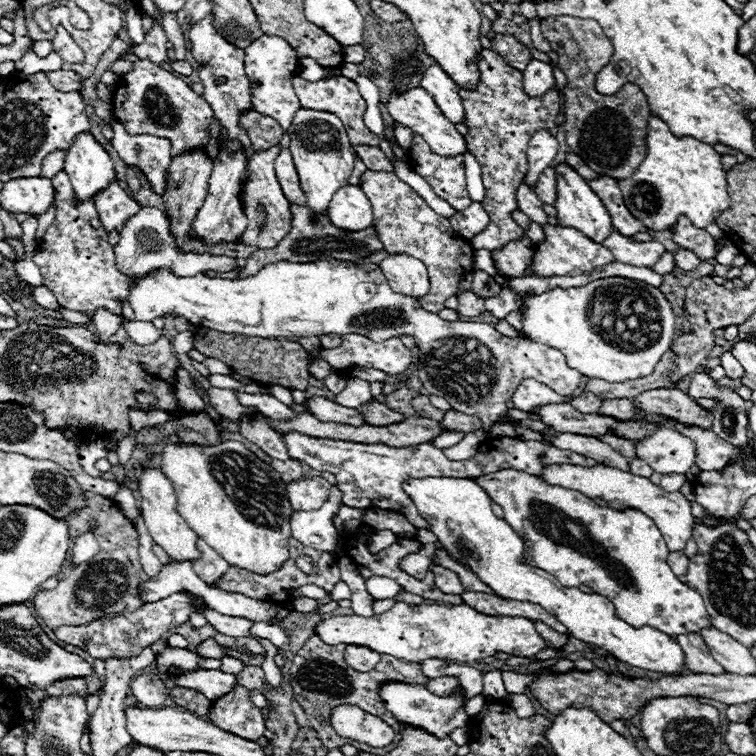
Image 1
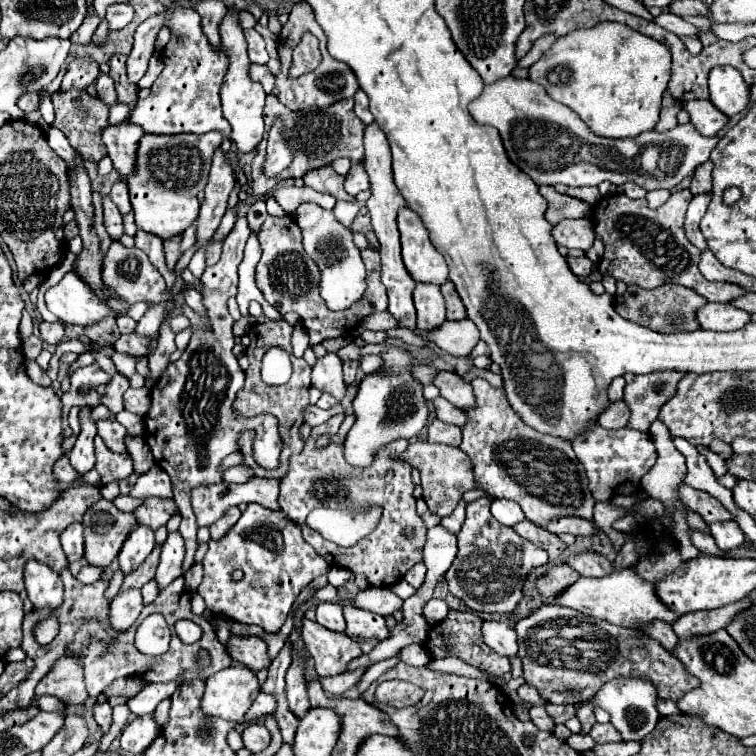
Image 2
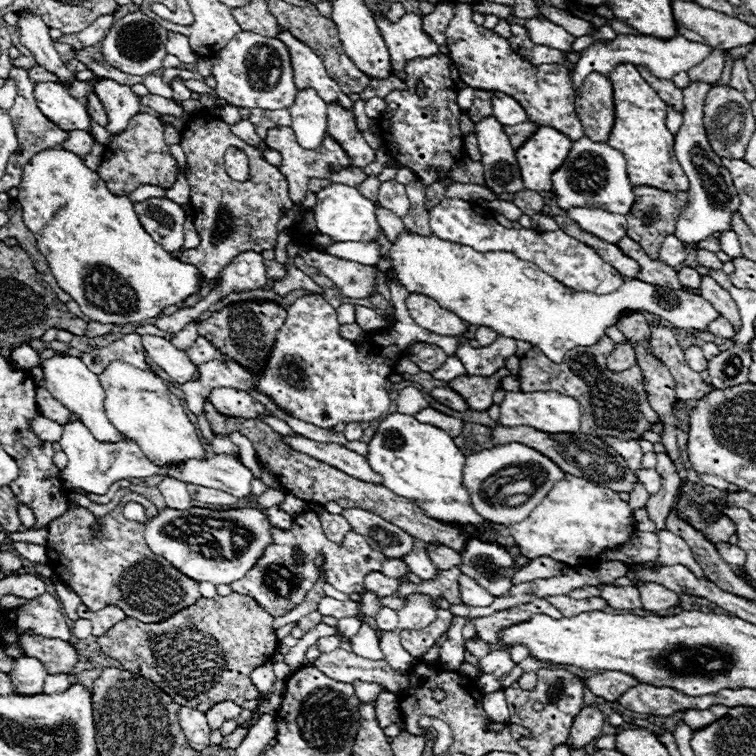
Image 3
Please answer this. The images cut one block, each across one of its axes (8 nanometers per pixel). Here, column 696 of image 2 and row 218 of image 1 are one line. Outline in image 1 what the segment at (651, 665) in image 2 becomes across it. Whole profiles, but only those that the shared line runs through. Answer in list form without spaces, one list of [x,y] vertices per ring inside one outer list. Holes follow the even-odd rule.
[[[680,216],[672,234],[674,234],[674,242],[678,246],[692,250],[700,260],[716,258],[716,240],[706,230],[692,226],[686,220],[686,216]]]

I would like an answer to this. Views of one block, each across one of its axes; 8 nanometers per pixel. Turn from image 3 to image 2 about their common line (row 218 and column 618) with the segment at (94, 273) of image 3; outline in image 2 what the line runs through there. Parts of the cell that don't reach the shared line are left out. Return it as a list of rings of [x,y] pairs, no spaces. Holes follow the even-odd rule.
[[[602,22],[594,28],[574,30],[554,42],[554,46],[530,68],[530,80],[544,86],[544,90],[556,100],[566,104],[574,110],[590,128],[590,132],[604,136],[604,138],[636,138],[642,132],[654,130],[660,120],[662,108],[662,94],[670,80],[672,58],[670,50],[626,24],[616,22]],[[556,70],[556,84],[550,80],[552,72]]]

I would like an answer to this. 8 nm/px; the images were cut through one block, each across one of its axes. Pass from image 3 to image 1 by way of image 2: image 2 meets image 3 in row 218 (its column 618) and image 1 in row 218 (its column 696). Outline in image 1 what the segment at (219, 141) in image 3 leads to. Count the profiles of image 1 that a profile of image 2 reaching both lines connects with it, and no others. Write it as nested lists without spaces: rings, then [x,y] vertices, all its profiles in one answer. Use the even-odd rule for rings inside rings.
[[[272,146],[270,150],[256,152],[250,156],[248,168],[250,168],[250,182],[244,186],[244,212],[248,214],[248,230],[242,234],[244,246],[256,246],[256,248],[276,248],[280,240],[290,232],[292,226],[292,214],[290,214],[290,202],[286,200],[280,182],[276,178],[274,160],[280,154],[280,146]]]

